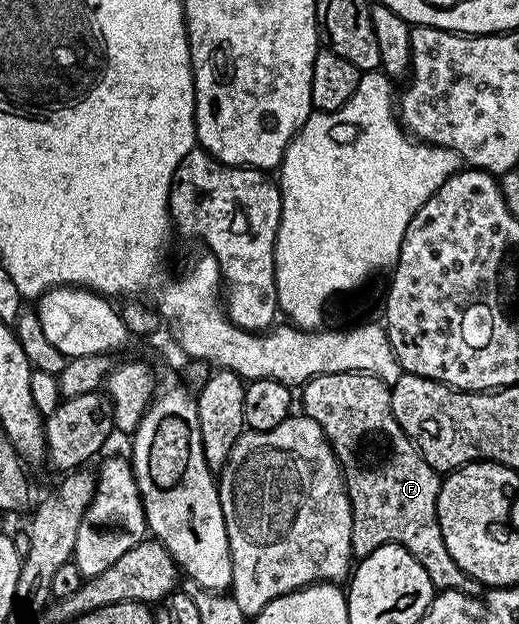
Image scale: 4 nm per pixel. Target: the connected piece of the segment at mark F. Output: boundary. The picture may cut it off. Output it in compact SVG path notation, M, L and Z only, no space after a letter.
M333 373L316 375L301 386L300 393L301 412L320 423L334 449L334 458L342 469L342 480L346 482L346 494L352 507L354 557L367 557L369 553L376 551L378 545L403 545L420 563L420 567L428 571L428 579L432 579L435 590L451 589L469 597L482 596L482 584L460 571L460 567L456 567L456 559L452 559L452 555L448 555L448 547L444 547L444 535L438 522L440 474L422 458L422 452L414 446L400 423L396 423L396 415L392 415L390 386L372 373Z

